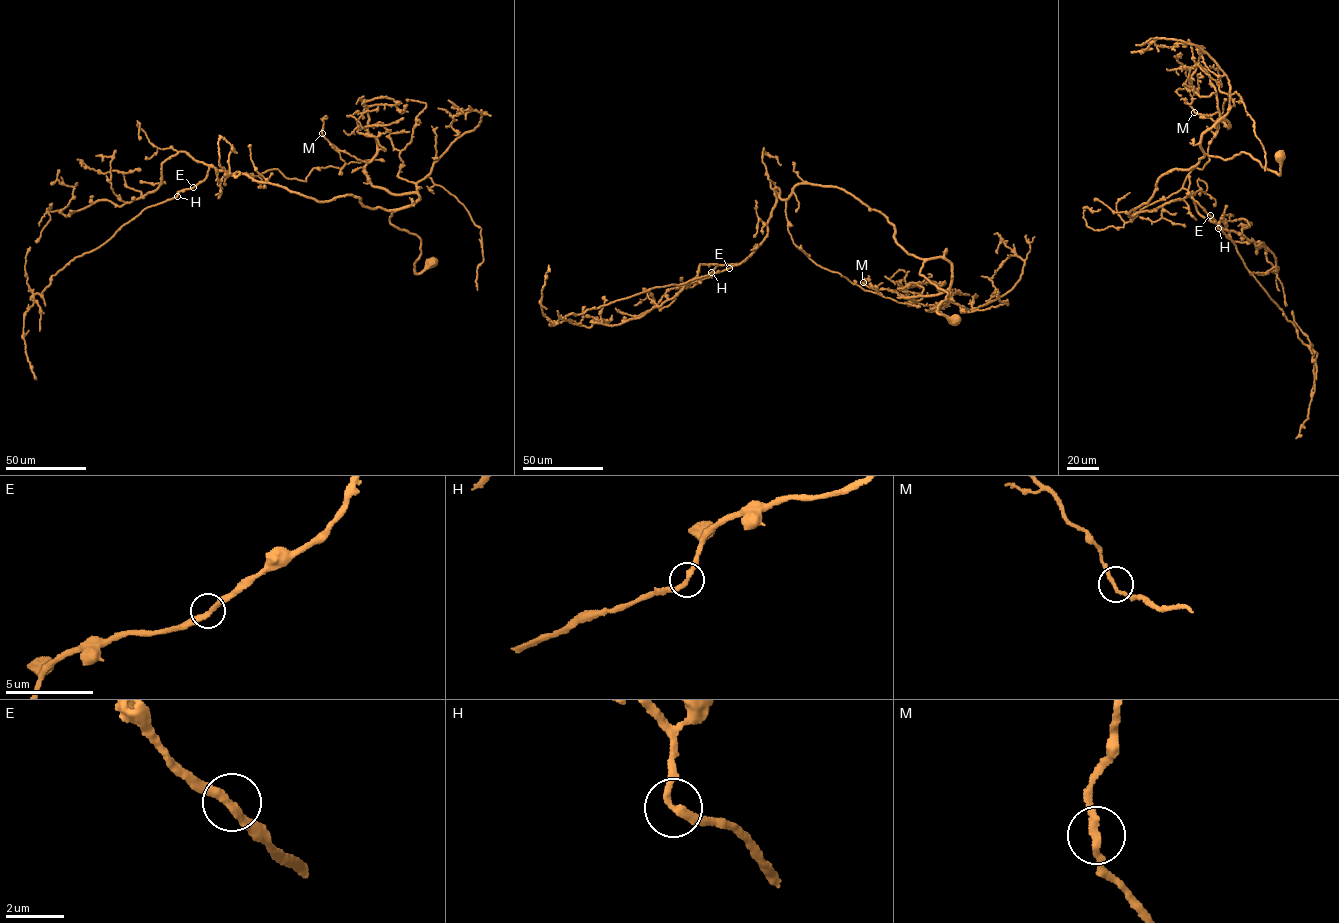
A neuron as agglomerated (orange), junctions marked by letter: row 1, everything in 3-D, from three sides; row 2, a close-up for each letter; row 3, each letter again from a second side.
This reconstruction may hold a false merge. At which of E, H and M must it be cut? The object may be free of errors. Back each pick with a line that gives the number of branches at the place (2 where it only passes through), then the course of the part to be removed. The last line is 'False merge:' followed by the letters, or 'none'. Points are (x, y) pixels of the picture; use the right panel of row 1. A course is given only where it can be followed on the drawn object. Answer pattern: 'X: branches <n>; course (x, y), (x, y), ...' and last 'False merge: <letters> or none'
False merge: none

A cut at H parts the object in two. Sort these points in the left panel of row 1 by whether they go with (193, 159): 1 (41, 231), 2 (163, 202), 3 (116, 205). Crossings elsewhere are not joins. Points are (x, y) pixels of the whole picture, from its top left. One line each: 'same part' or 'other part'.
1: same part
2: other part
3: same part

